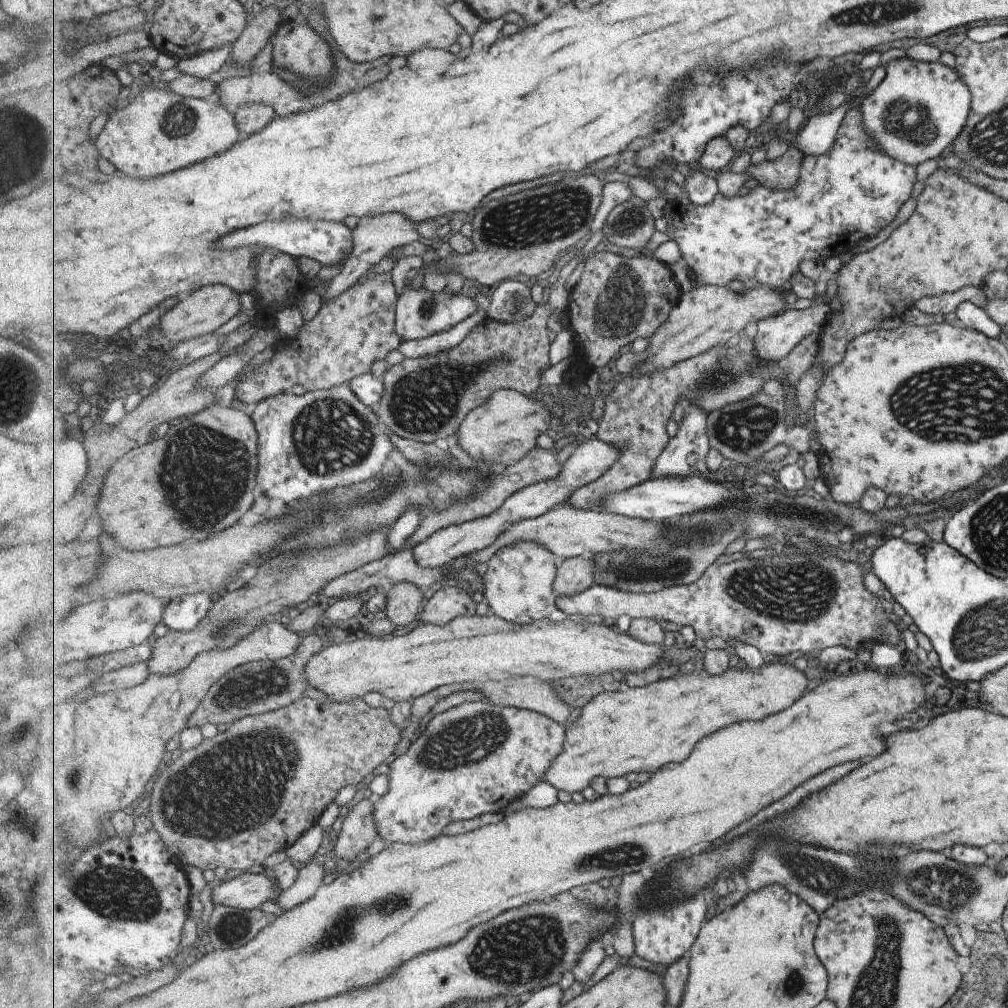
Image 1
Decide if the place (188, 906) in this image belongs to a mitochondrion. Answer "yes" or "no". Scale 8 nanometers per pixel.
no

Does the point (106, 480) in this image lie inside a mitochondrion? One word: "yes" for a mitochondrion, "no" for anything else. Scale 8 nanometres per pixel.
no

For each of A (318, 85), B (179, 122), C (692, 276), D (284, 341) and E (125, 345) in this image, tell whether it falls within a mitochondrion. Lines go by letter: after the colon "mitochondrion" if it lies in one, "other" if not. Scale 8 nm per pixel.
A: other
B: mitochondrion
C: other
D: other
E: other

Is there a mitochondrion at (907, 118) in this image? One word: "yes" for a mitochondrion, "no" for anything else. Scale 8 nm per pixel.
yes

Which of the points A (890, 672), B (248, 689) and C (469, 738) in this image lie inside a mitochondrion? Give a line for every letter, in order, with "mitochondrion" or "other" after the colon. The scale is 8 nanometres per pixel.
A: other
B: mitochondrion
C: mitochondrion

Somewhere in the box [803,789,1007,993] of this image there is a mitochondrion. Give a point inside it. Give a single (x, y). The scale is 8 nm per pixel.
(946, 887)

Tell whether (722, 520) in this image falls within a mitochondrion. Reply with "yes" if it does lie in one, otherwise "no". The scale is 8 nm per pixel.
yes

